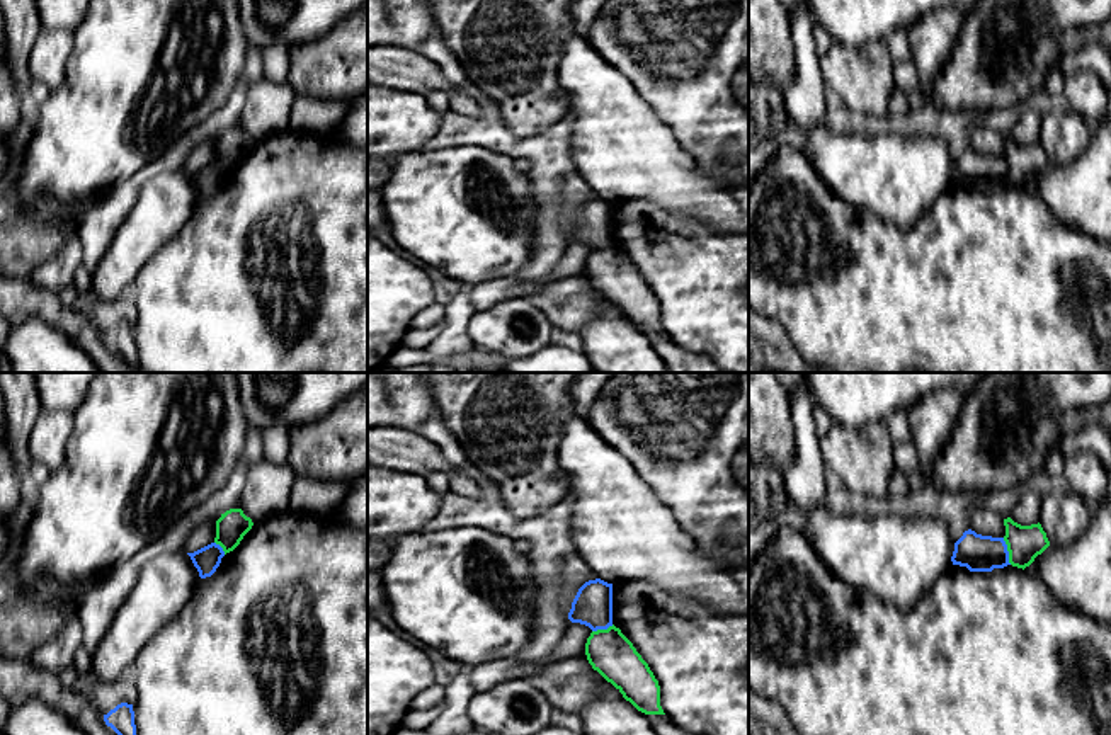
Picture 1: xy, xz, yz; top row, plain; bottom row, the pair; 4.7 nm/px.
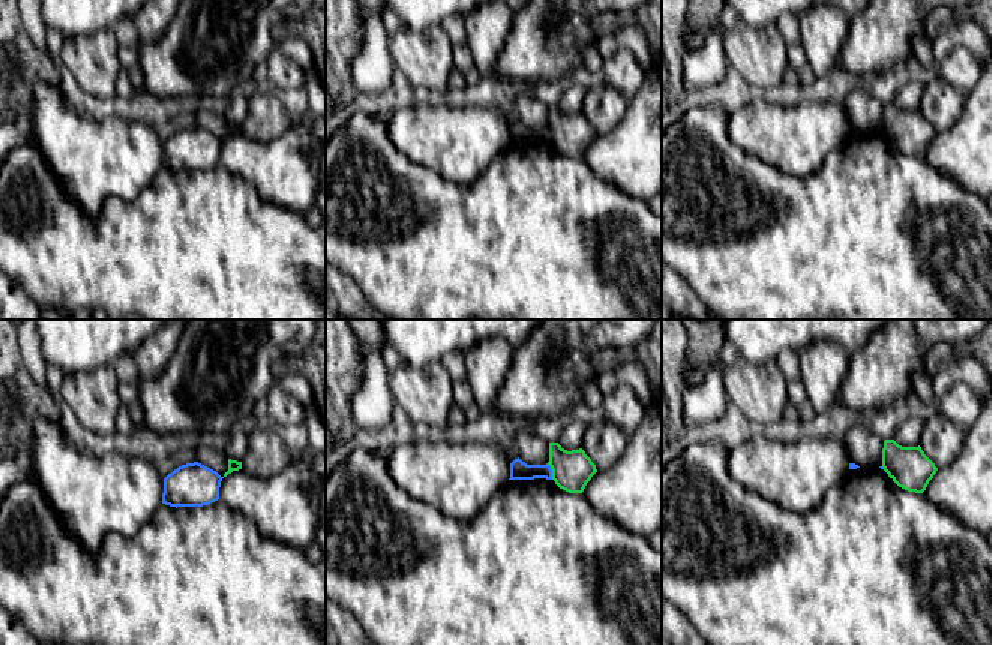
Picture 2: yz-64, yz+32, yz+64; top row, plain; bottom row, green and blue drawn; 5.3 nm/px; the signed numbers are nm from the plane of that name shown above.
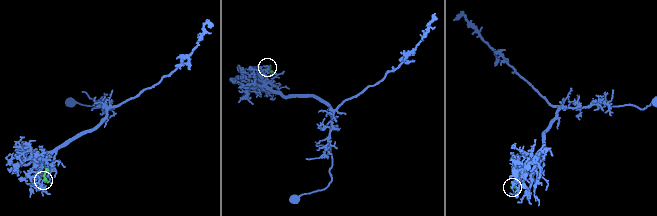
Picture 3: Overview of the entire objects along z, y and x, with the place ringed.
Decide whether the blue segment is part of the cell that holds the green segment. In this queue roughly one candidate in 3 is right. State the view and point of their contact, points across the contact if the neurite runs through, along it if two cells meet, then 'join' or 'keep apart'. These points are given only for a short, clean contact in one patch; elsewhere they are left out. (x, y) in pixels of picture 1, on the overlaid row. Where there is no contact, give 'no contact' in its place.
yz (1008, 550) | along yz (1002, 538), (1011, 564) | keep apart

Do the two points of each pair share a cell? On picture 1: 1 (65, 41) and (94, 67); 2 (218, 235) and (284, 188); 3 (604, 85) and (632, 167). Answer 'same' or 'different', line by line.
1: different
2: same
3: same

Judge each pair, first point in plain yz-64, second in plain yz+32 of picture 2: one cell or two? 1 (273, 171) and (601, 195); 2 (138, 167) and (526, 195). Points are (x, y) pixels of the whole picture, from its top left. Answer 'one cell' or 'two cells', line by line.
1: two cells
2: two cells

